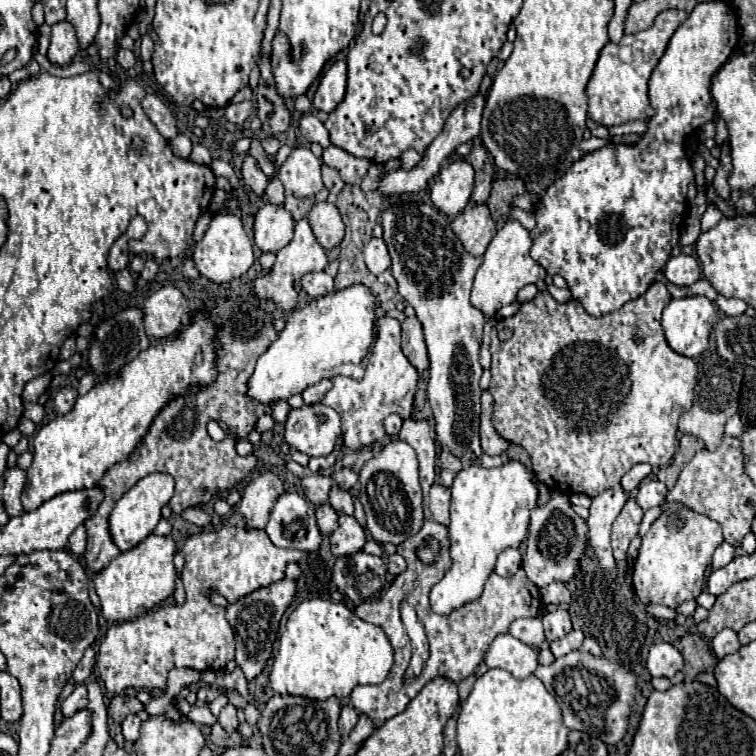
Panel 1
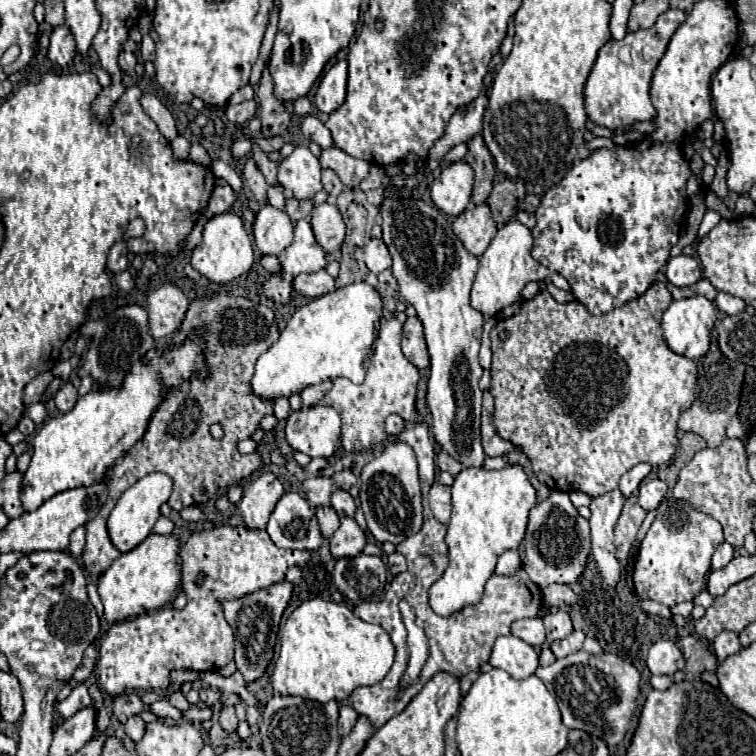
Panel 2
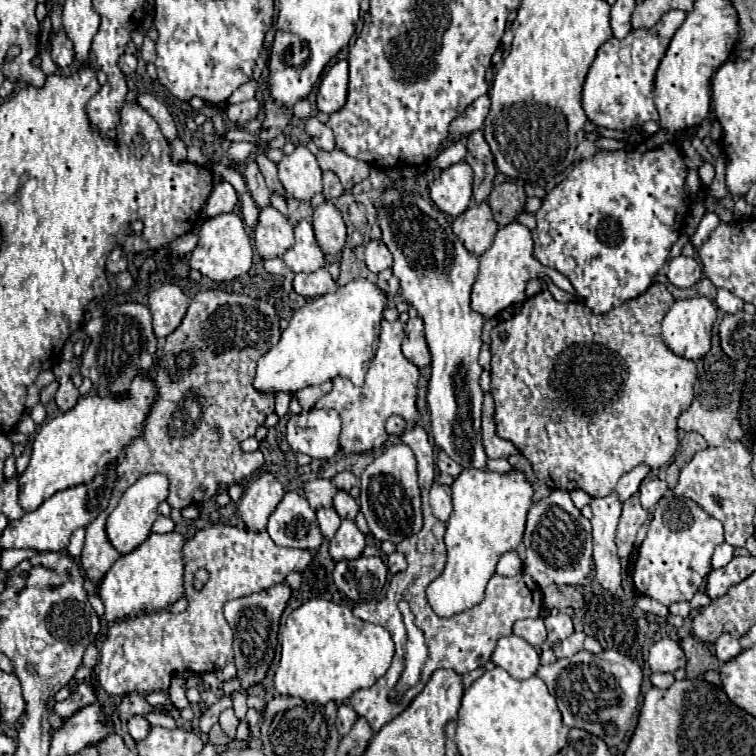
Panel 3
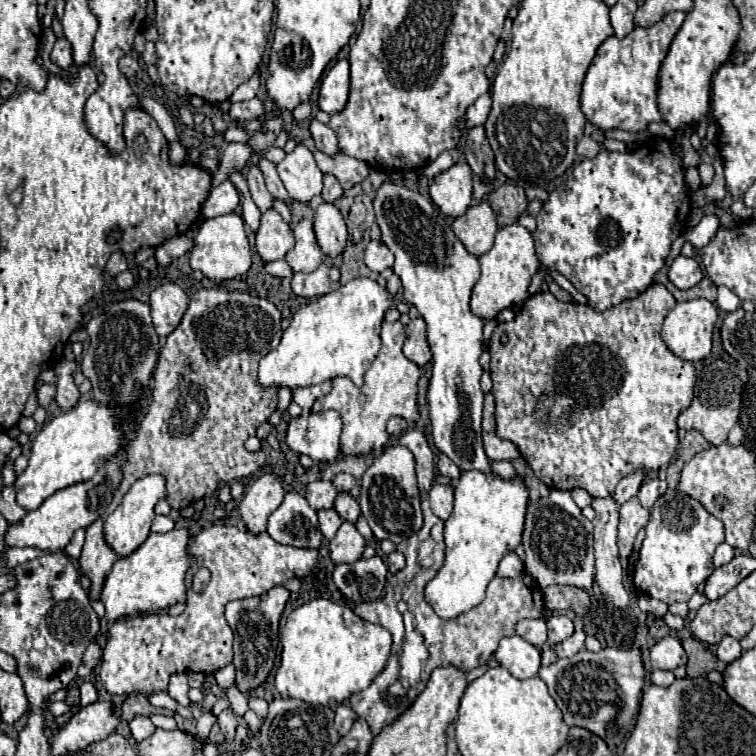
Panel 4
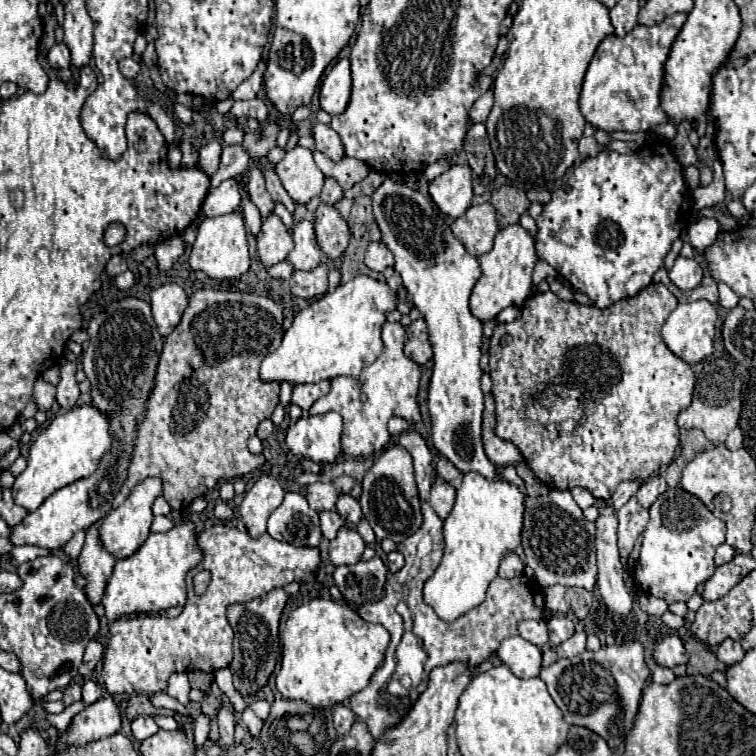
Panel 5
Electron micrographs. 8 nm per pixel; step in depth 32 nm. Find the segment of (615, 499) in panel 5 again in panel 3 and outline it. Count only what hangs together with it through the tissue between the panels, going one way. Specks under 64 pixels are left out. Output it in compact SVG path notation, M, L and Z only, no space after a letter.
M636 466L632 472L624 474L616 486L616 494L620 496L620 502L628 500L630 496L634 496L640 488L640 482L646 478L646 474L650 472L648 466Z

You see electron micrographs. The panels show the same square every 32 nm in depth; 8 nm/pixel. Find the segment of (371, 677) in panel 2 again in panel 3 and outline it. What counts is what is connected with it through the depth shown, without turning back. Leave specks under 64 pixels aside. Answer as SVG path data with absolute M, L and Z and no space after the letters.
M322 598L311 599L286 618L280 644L282 658L274 674L274 688L284 696L296 696L312 704L340 704L352 692L372 686L384 676L394 656L394 644L386 628L364 622L348 606Z

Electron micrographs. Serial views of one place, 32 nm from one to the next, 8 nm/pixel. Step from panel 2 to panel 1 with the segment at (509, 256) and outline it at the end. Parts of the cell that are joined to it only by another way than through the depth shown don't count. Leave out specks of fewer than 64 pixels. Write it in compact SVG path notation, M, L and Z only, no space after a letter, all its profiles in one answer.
M514 218L506 220L506 224L492 238L488 250L484 252L482 264L476 272L472 286L472 306L478 308L484 316L490 318L502 306L516 302L518 290L524 288L526 284L546 278L546 270L540 264L536 264L536 260L530 258L530 246L532 246L530 232Z

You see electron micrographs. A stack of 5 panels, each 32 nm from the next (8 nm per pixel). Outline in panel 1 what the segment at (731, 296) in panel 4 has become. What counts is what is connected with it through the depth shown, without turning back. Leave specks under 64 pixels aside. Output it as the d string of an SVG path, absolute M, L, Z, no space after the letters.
M718 296L718 298L716 298L716 304L718 304L718 308L720 308L726 316L740 316L740 314L746 310L744 300L738 300L738 298Z

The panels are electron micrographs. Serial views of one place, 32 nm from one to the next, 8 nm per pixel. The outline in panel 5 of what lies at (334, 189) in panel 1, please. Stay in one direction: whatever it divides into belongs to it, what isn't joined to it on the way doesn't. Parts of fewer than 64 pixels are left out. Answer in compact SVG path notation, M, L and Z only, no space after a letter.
M326 178L326 180L324 180L324 188L322 188L322 192L320 192L320 200L322 200L324 204L334 206L340 198L342 198L342 188L338 186L338 182L332 180L332 178Z

